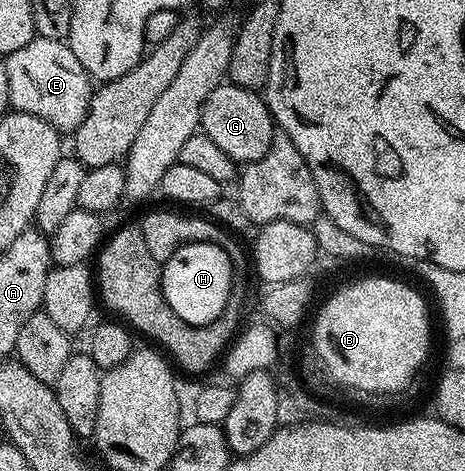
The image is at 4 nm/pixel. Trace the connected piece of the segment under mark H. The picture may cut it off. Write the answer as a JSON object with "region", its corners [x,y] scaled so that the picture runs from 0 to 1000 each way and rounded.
{"region":[[[396,518],[368,548],[346,561],[346,622],[404,688],[449,688],[473,679],[480,658],[492,652],[492,628],[505,609],[505,571],[492,544],[467,518]]]}

